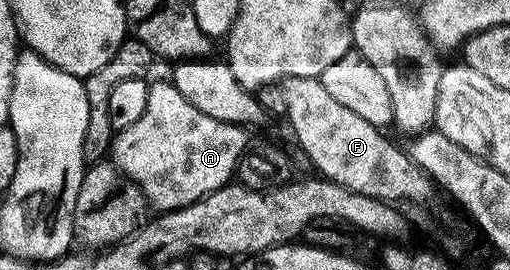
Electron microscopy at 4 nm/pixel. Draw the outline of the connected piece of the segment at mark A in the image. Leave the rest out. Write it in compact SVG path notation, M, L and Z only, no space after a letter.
M173 81L154 82L150 87L144 116L127 130L116 134L112 161L124 177L141 188L147 203L153 209L155 206L155 211L183 210L235 181L238 165L252 146L246 134L249 133L241 126L217 122L212 120L212 116L204 116L204 112L198 108L192 108L192 104L188 104L188 100L176 92Z

